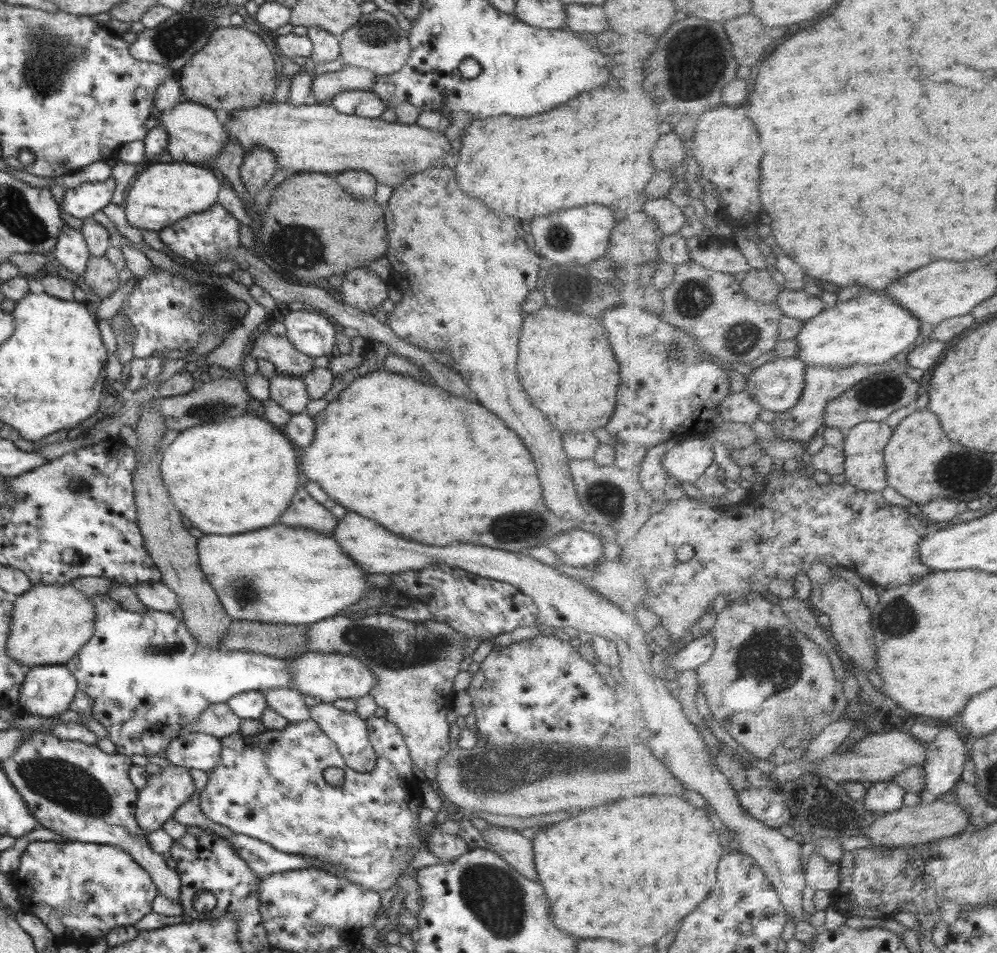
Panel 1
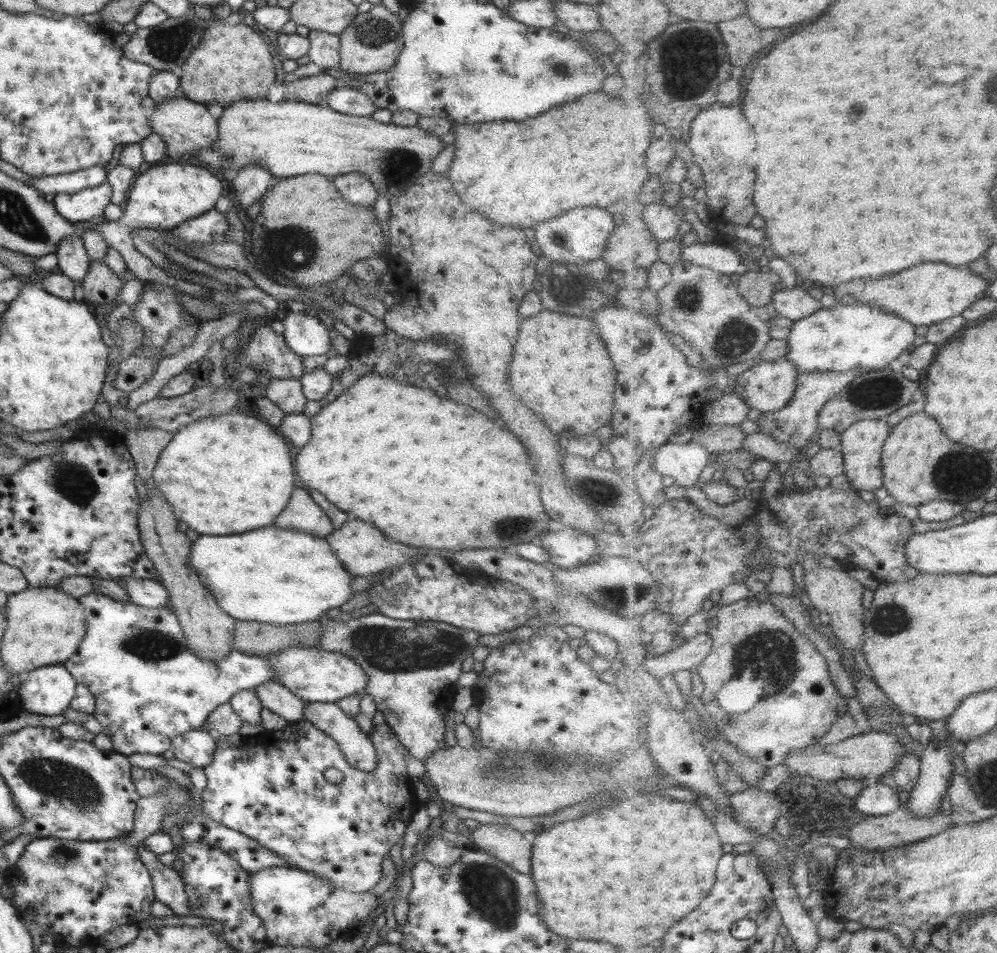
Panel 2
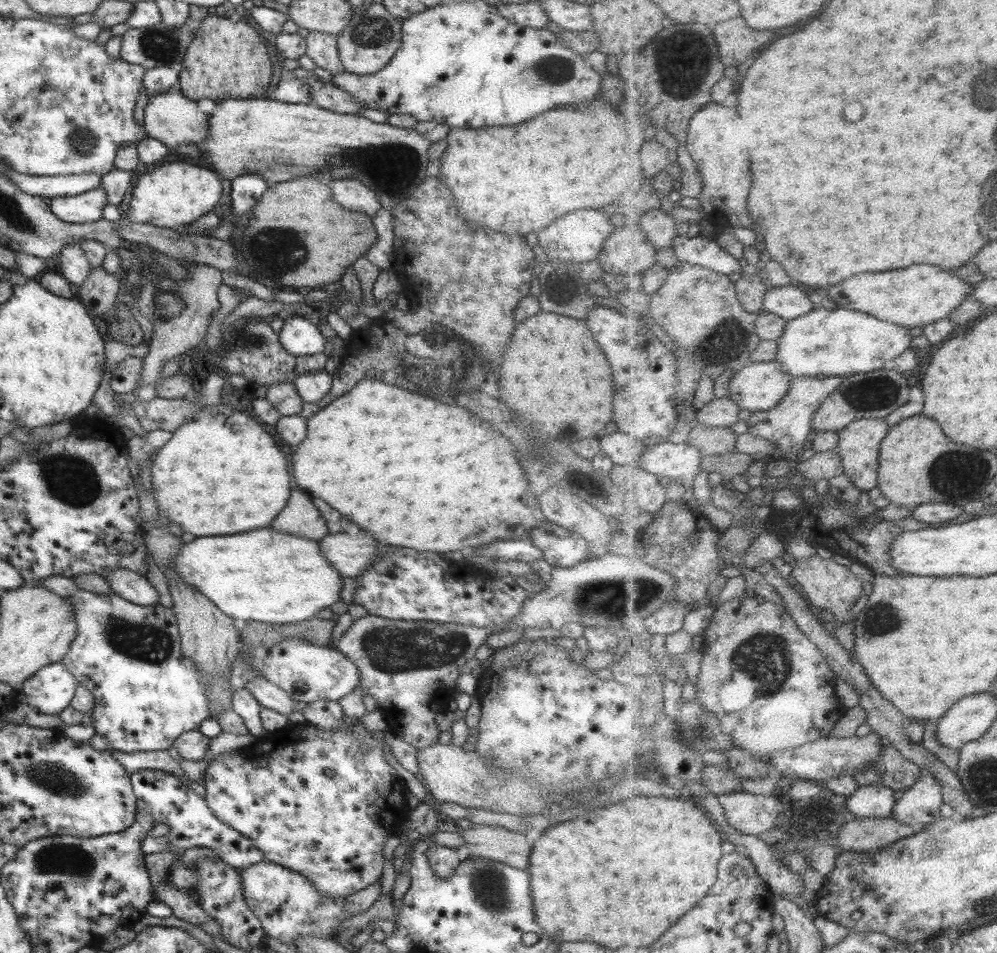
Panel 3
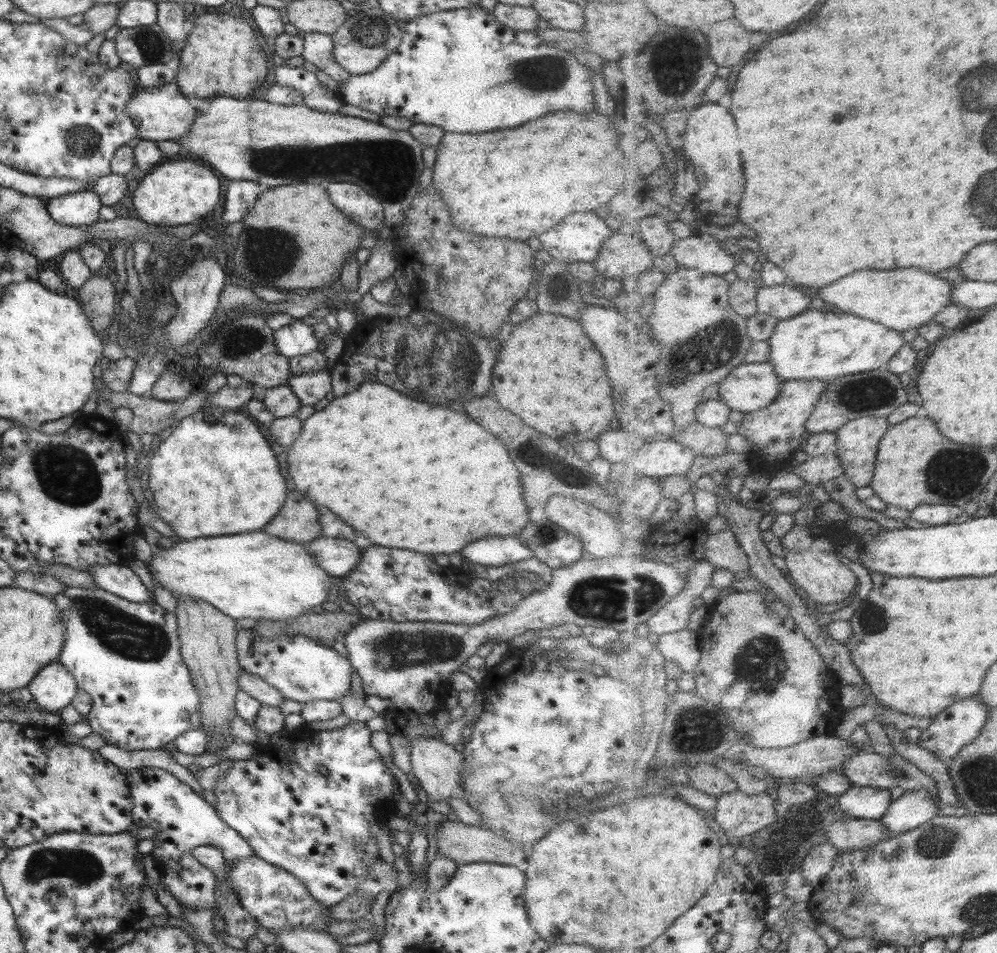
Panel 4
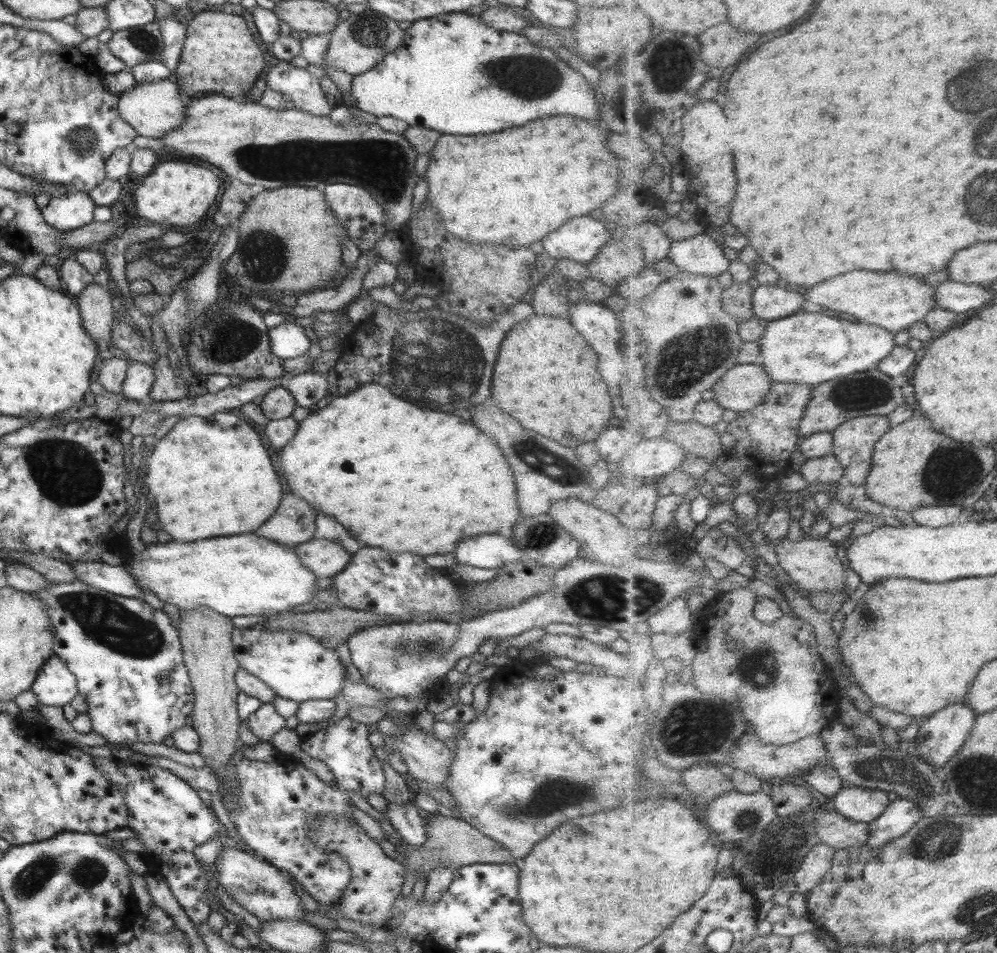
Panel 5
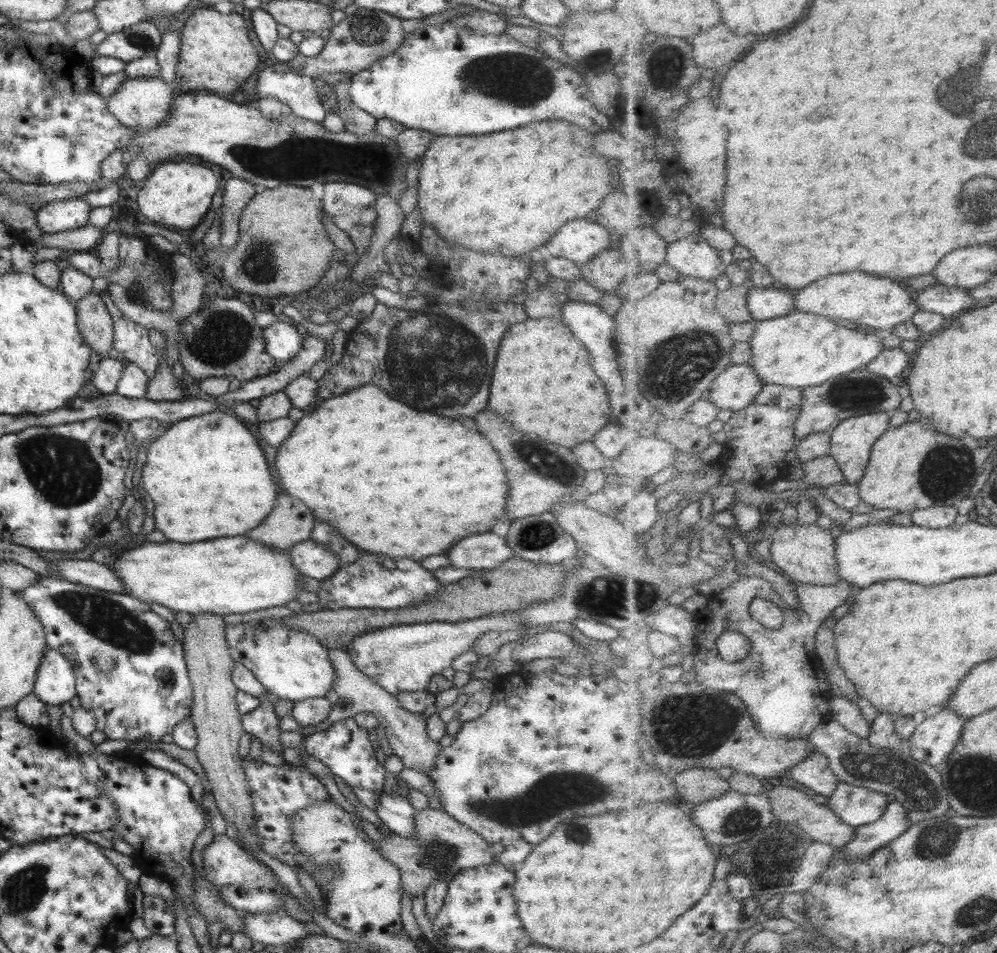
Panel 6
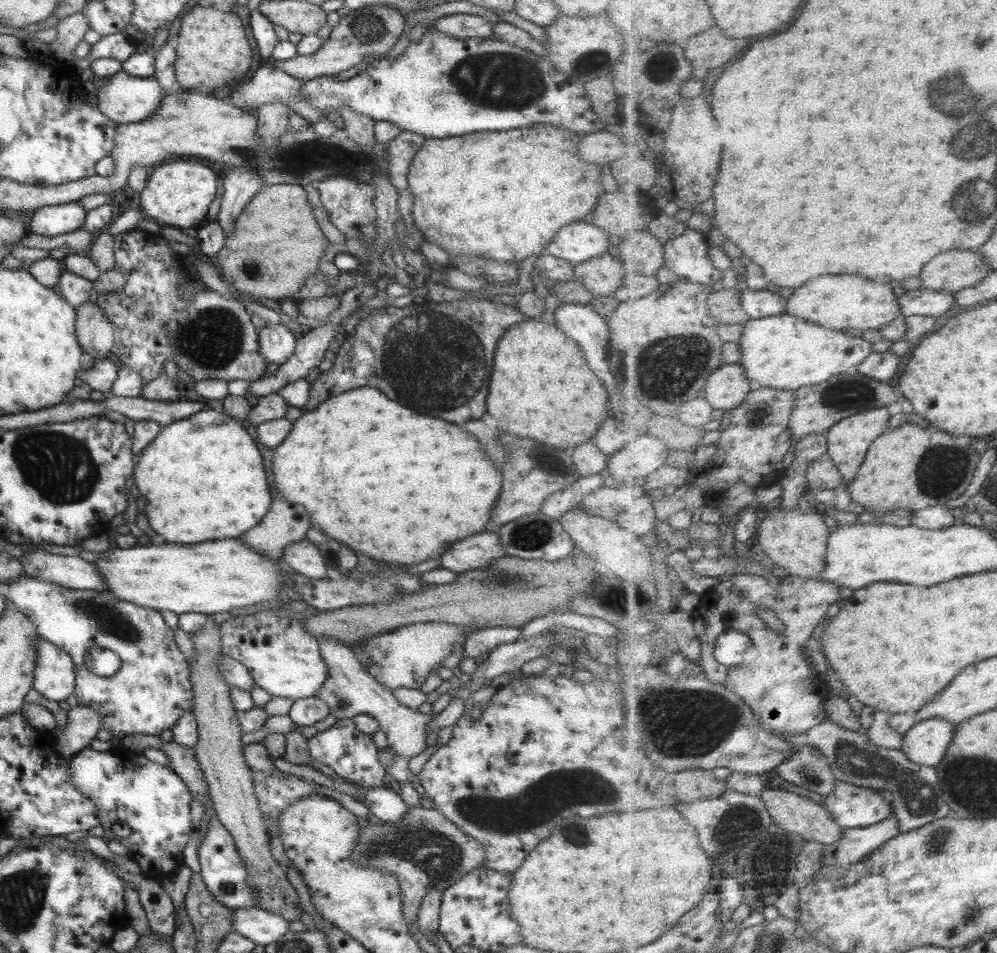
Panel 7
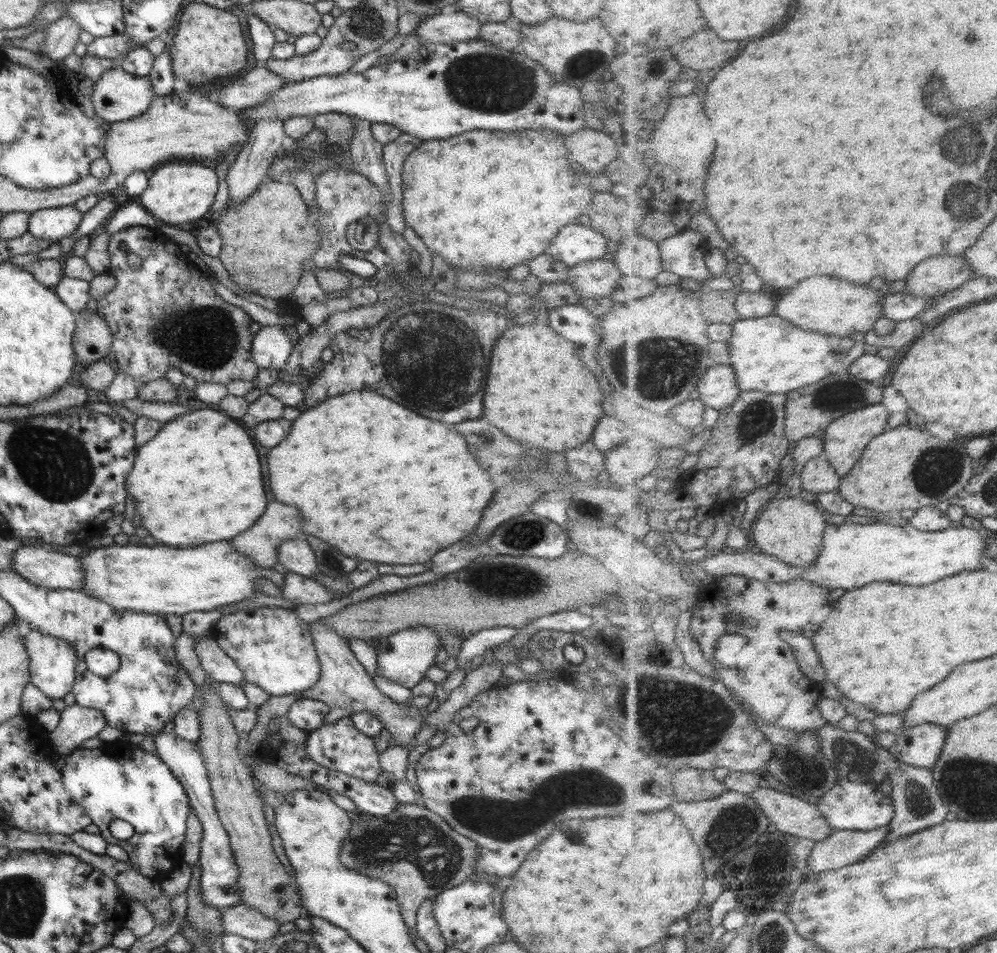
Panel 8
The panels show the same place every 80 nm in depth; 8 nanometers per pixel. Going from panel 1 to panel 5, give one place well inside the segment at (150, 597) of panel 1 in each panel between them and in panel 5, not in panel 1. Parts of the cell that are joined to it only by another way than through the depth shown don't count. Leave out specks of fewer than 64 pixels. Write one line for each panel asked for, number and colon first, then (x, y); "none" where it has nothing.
2: (147, 593)
3: (128, 585)
4: (119, 580)
5: (114, 579)

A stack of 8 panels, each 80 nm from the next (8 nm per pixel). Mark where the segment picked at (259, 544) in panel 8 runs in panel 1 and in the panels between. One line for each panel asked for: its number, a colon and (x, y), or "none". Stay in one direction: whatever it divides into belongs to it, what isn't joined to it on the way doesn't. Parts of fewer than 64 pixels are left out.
1: (304, 512)
2: (302, 514)
3: (300, 517)
4: (298, 522)
5: (292, 524)
6: (289, 523)
7: (283, 524)

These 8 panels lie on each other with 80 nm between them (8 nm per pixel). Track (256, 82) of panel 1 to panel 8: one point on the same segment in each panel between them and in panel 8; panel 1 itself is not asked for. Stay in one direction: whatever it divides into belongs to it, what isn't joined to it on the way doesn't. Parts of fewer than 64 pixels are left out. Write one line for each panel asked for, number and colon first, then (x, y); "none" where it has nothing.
2: (231, 63)
3: (225, 59)
4: (221, 56)
5: (219, 57)
6: (215, 56)
7: (212, 51)
8: (208, 44)

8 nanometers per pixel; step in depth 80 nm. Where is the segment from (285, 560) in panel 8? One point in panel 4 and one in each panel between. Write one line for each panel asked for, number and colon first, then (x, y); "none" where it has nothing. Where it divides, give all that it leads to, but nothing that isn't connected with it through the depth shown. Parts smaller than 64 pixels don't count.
4: (335, 557)
5: (325, 559)
6: (311, 559)
7: (302, 558)

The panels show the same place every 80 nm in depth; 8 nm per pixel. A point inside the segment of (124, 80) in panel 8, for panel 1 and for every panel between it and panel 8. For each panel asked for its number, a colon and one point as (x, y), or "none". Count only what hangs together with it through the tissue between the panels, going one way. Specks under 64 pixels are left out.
1: (195, 136)
2: (185, 126)
3: (169, 118)
4: (164, 114)
5: (152, 109)
6: (139, 103)
7: (123, 99)

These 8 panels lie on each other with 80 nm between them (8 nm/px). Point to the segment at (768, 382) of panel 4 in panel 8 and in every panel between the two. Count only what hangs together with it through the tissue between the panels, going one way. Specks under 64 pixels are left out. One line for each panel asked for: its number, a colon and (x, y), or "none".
5: (743, 388)
6: (735, 389)
7: (727, 387)
8: (718, 389)

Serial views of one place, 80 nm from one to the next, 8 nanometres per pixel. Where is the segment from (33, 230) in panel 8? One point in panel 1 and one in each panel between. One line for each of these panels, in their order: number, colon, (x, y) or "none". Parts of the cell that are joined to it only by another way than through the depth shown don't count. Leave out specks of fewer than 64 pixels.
1: (85, 199)
2: (88, 203)
3: (86, 207)
4: (81, 208)
5: (70, 211)
6: (54, 217)
7: (53, 220)

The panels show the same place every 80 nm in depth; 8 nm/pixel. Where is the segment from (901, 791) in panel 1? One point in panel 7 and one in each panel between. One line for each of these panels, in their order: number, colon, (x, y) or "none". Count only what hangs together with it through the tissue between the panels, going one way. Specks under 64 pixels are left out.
2: (876, 798)
3: (877, 800)
4: (870, 803)
5: (859, 804)
6: (856, 805)
7: (853, 806)

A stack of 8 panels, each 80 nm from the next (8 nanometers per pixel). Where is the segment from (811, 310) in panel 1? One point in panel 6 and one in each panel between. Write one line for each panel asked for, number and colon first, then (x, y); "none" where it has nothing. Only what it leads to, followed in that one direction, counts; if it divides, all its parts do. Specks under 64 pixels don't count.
2: (794, 303)
3: (791, 301)
4: (782, 301)
5: (772, 302)
6: (765, 303)

